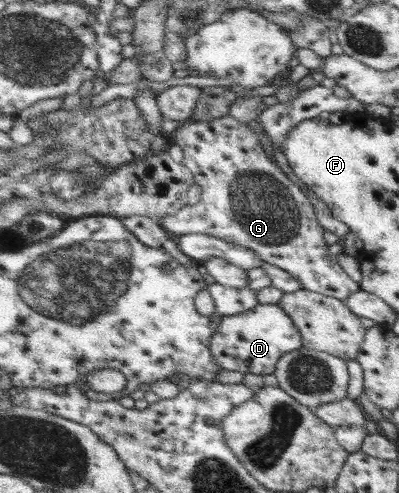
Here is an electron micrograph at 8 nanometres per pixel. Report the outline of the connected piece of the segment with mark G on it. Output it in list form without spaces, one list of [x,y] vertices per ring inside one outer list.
[[[231,115],[213,120],[186,122],[182,126],[179,125],[176,130],[175,143],[183,151],[182,163],[193,172],[196,183],[202,188],[202,199],[198,205],[192,205],[191,208],[180,210],[174,215],[168,214],[165,218],[157,220],[173,237],[206,233],[229,243],[242,245],[257,252],[264,262],[291,273],[305,289],[342,301],[362,290],[361,283],[353,281],[330,254],[330,247],[325,238],[326,228],[318,221],[310,197],[281,171],[269,154],[265,153],[257,133],[253,133],[251,127]]]

